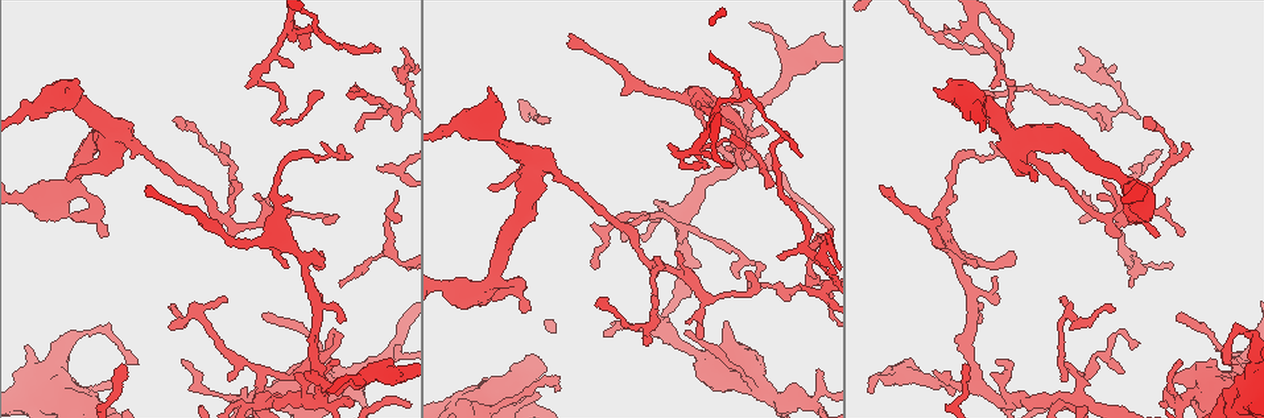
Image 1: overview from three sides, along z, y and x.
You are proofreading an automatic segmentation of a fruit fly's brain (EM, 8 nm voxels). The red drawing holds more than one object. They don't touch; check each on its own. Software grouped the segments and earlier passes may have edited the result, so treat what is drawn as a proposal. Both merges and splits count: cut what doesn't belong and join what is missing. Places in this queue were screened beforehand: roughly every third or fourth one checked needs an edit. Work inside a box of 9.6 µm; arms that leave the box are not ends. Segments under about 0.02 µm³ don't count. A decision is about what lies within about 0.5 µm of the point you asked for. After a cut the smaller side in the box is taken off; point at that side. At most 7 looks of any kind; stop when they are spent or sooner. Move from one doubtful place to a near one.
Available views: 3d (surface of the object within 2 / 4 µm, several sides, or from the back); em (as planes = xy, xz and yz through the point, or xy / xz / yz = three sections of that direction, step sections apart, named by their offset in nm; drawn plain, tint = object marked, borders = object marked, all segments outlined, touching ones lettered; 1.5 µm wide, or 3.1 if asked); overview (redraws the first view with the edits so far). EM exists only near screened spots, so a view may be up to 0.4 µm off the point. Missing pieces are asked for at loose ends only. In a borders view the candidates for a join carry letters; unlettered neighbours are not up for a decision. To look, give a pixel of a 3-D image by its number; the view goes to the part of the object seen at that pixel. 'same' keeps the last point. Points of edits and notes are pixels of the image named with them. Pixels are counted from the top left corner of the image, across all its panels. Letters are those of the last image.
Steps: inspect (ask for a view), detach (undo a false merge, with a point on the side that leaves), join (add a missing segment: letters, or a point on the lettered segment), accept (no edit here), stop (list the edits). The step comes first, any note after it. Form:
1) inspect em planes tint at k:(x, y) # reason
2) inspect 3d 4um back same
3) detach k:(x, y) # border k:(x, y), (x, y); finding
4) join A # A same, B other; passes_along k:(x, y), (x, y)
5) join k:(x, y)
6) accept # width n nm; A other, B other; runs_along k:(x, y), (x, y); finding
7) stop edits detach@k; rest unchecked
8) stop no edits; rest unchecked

inspect 3d 2um at 1:(766, 186) # end of a long branch

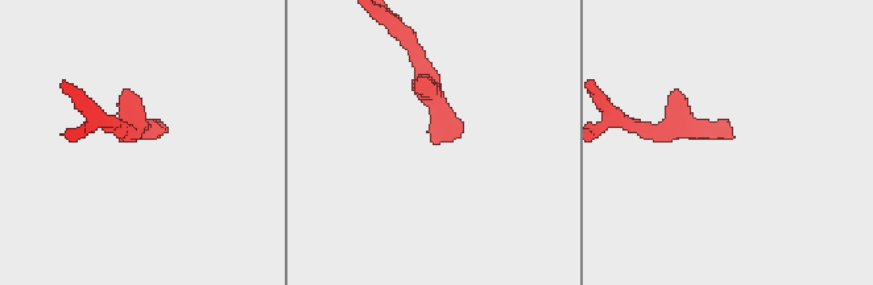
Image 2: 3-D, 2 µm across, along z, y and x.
inspect em planes borders at 2:(732, 139) # need the tissue

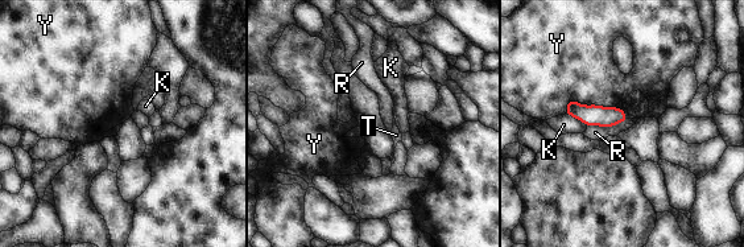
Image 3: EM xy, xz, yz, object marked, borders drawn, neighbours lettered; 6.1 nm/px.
accept # K other, R other, T other, Y other; border 3:(628, 119), (608, 127), (587, 127); none of them fits

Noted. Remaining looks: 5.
inspect 3d 4um at 1:(689, 323) # thin end

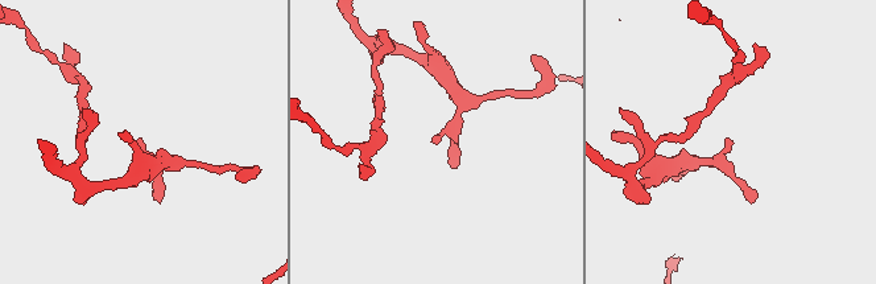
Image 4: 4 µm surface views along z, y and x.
inspect em planes borders at 4:(434, 135) # shape alone is not enough

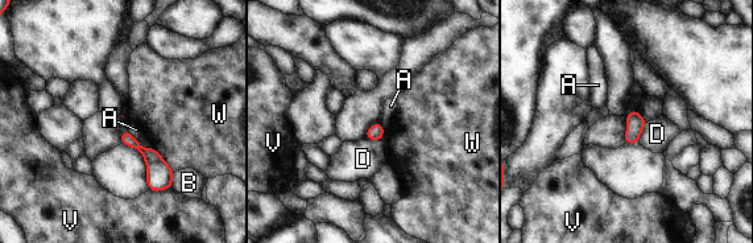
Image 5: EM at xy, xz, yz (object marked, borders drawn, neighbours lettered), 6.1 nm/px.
accept # longest_contact W 220 nm; A other, B other, D other, V other, W other; border 5:(152, 145), (174, 172); no lettered segment goes on from it

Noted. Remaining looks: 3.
inspect 3d 4um at 1:(494, 188) # an open end

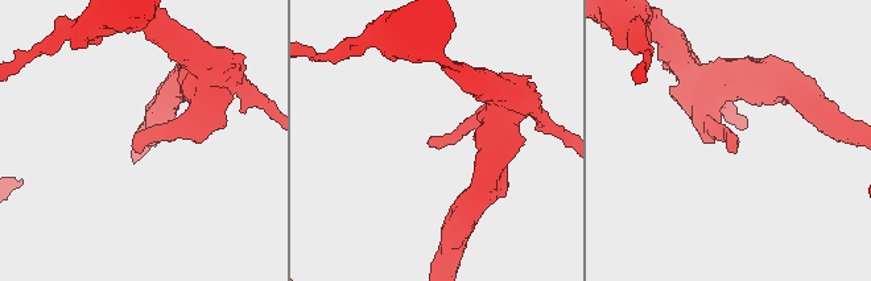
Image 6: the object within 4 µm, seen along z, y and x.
inspect em xz step 8 borders at 6:(734, 153)

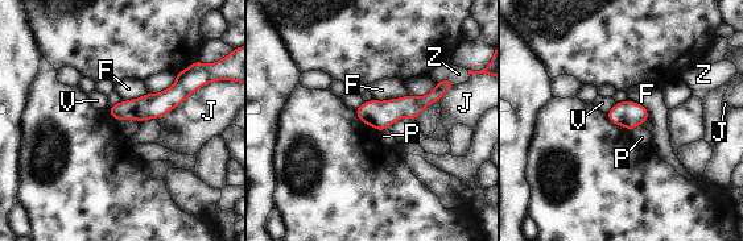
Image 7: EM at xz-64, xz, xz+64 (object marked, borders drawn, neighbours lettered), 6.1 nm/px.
inspect em planes borders same # cut it another way

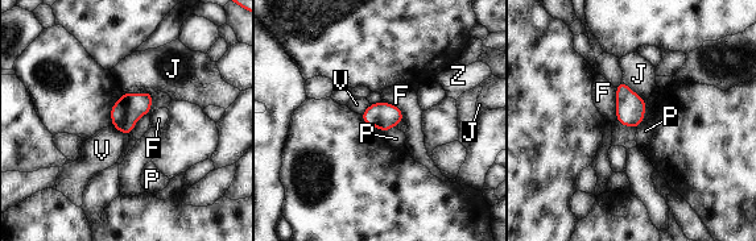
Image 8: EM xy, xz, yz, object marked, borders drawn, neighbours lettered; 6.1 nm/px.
accept # width 170 nm; F other, J other, P other, V other, Z other; border 8:(645, 100), (644, 119), (636, 128); no lettered segment goes on from it

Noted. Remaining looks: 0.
stop no edits; rest unchecked

